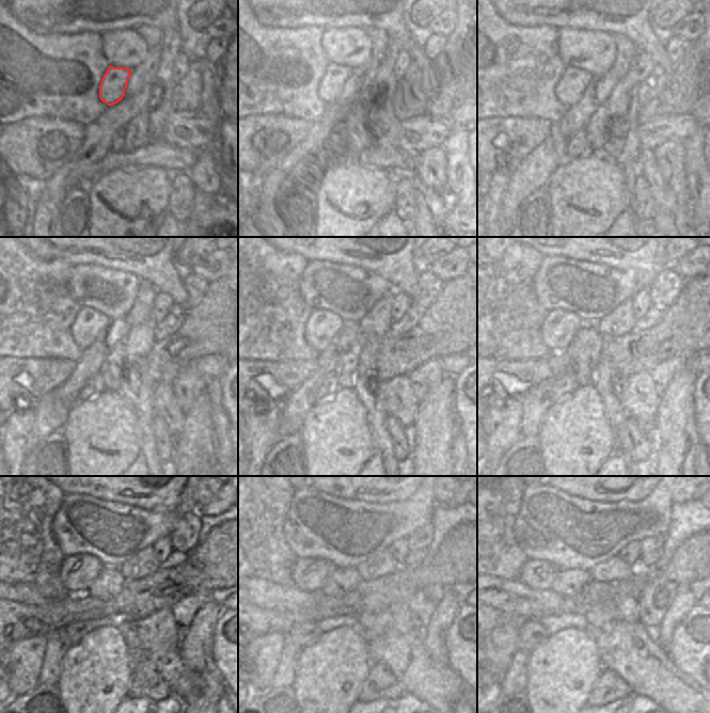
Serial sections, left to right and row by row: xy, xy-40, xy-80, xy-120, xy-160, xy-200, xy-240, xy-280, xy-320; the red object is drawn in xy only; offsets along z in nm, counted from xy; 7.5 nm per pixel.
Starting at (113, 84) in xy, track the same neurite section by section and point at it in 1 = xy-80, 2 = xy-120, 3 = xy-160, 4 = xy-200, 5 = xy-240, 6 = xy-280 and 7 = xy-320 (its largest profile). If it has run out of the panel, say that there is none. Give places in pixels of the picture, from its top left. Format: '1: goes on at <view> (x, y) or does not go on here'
1: goes on at xy-80 (573, 81)
2: goes on at xy-120 (89, 323)
3: goes on at xy-160 (321, 327)
4: goes on at xy-200 (559, 327)
5: goes on at xy-240 (78, 571)
6: goes on at xy-280 (310, 574)
7: goes on at xy-320 (537, 574)

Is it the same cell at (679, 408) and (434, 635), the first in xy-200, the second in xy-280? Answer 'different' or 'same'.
same

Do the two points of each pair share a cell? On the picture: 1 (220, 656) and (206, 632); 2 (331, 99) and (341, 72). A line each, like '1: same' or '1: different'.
1: different
2: same

